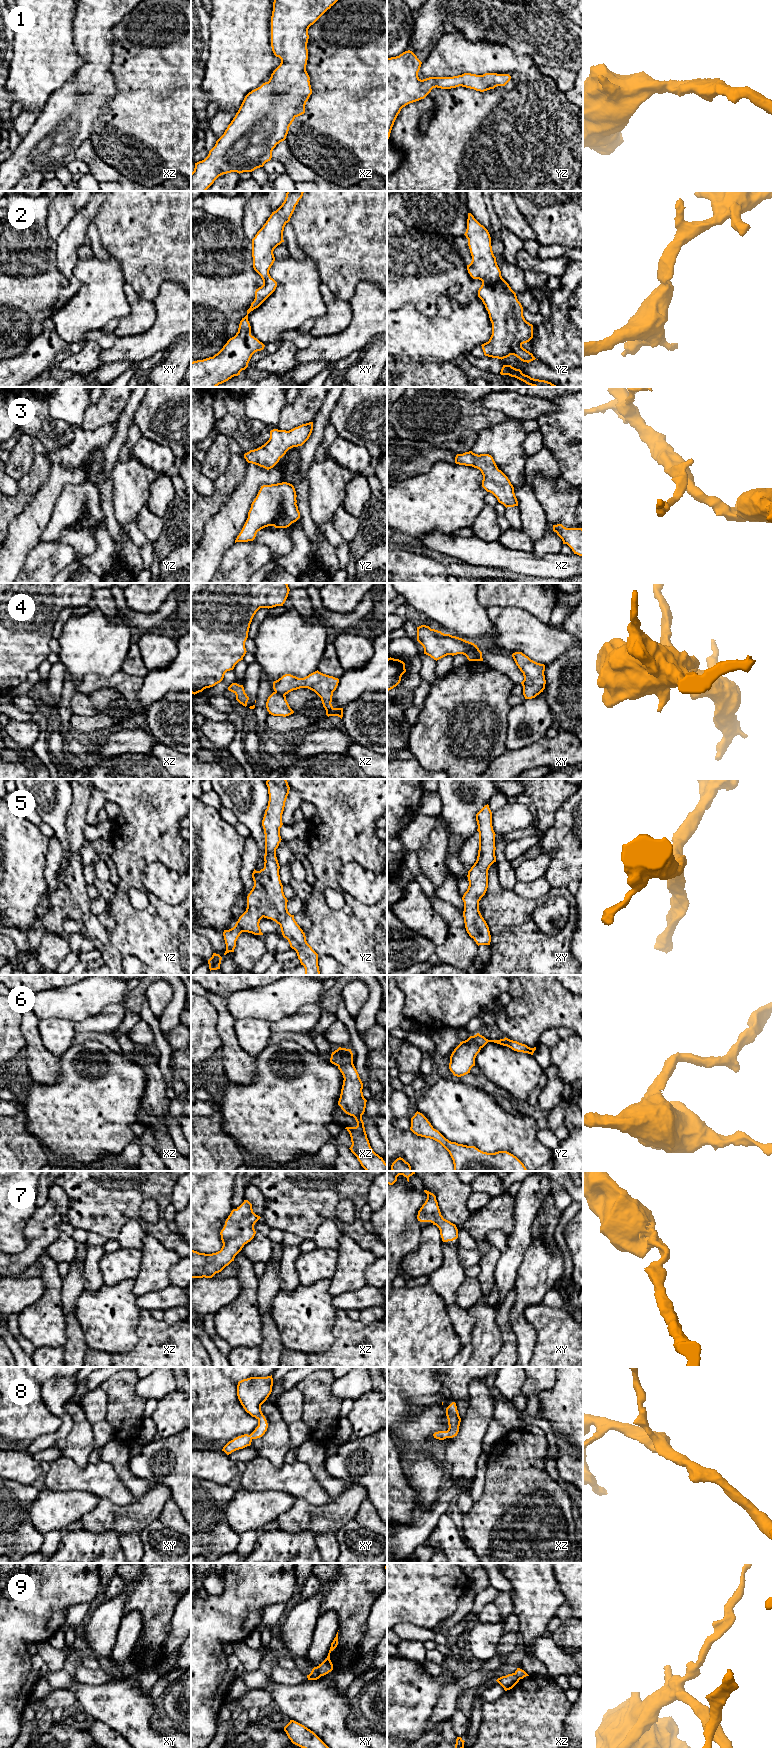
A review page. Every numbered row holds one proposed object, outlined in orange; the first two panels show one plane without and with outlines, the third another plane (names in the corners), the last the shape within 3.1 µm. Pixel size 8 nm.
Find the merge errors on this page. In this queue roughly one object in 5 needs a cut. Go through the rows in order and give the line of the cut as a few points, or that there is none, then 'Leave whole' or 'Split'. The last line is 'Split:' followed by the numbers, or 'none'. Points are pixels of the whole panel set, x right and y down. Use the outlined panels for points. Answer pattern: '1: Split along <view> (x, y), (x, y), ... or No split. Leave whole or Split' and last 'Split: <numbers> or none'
1: No split. Leave whole
2: No split. Leave whole
3: No split. Leave whole
4: Split along xz (275, 691), (284, 695). Split
5: No split. Leave whole
6: No split. Leave whole
7: No split. Leave whole
8: No split. Leave whole
9: Split along xy (318, 1666), (319, 1672), (322, 1675). Split
Split: 4, 9

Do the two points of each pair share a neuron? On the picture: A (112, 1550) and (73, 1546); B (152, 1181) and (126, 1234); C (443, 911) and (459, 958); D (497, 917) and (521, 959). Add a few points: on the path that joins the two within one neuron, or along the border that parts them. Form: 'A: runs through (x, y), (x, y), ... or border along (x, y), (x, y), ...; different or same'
A: runs through (102, 1550), (83, 1550); same
B: border along (147, 1233), (135, 1220), (129, 1219), (117, 1237); different
C: runs through (455, 923), (458, 946); same
D: runs through (507, 927), (515, 938), (519, 949); same

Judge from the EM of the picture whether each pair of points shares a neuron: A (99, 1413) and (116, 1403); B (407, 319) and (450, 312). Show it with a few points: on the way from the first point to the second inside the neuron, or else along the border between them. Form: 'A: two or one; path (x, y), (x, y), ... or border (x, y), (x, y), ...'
A: two; border (100, 1387), (107, 1395), (105, 1419)
B: one; path (418, 322), (439, 322)

